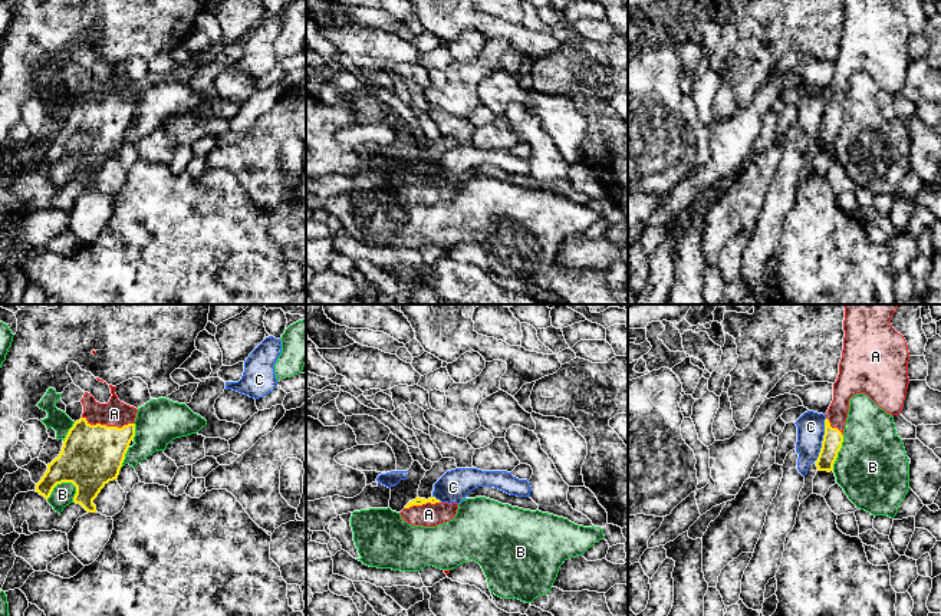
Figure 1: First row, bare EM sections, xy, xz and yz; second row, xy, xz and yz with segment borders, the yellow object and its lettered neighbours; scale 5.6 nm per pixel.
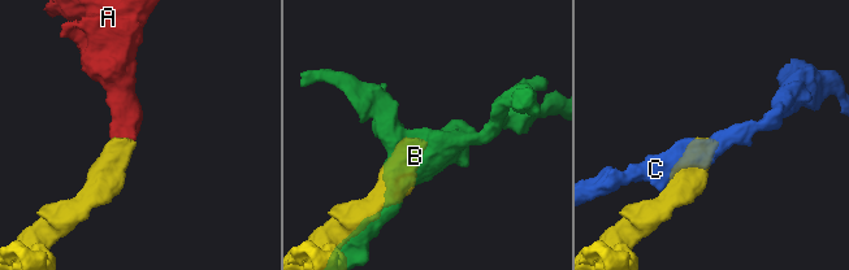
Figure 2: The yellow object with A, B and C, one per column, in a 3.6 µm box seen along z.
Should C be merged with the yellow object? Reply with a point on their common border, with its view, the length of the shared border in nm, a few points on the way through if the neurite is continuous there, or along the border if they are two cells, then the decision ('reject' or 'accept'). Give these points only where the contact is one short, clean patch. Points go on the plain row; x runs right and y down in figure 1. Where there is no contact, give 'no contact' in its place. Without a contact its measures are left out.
yz (823, 117) | 240 nm | reject

